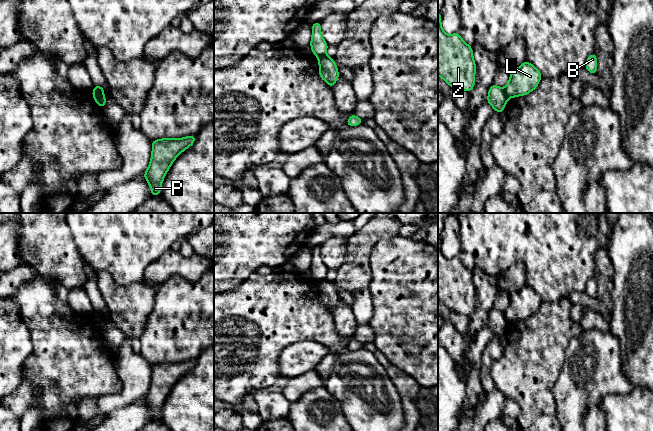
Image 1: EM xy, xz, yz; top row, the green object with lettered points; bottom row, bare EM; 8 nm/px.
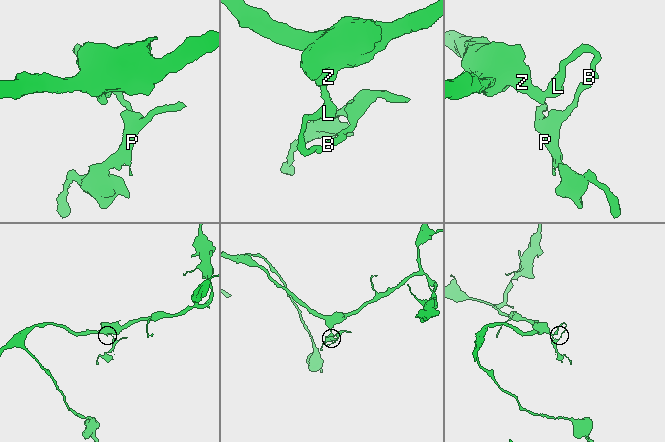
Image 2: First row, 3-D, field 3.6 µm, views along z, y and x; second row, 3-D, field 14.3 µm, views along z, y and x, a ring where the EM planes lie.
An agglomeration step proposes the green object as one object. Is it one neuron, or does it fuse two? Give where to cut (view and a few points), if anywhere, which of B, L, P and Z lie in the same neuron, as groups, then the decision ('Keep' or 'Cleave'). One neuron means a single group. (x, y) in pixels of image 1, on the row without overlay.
Split along xy (92, 315), (103, 319). Groups: B L P / Z. Cleave

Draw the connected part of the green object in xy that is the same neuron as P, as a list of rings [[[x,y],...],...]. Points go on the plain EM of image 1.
[[[196,359],[184,362],[163,362],[152,365],[149,390],[143,401],[150,409],[151,420],[161,417],[162,406],[174,384],[196,365]]]

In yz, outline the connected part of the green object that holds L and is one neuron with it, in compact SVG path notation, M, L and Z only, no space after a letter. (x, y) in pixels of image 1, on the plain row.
M525 284L517 293L511 295L504 316L508 322L525 320L537 312L541 302L540 295Z

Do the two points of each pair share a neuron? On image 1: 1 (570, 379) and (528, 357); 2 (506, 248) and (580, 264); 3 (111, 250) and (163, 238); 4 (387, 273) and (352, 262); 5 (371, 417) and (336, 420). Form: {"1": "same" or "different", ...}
{"1": "different", "2": "same", "3": "same", "4": "different", "5": "different"}

